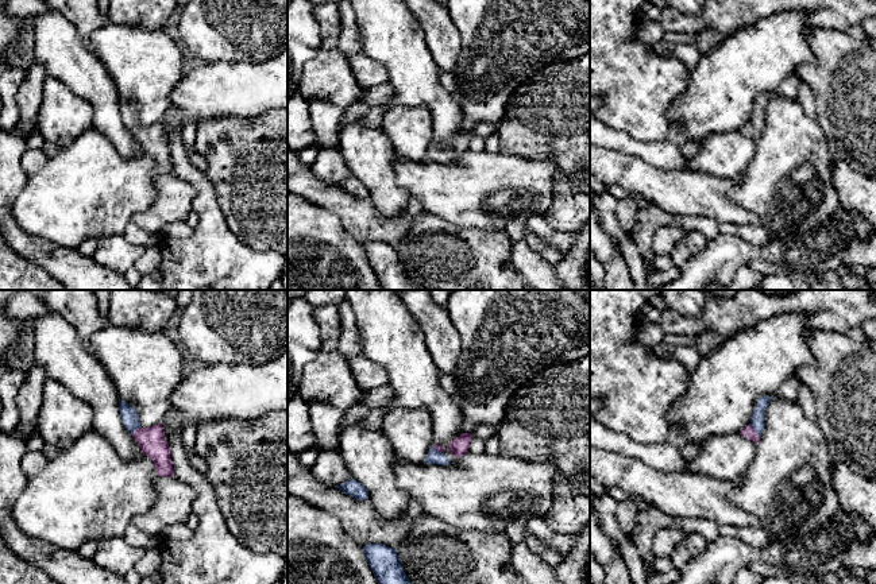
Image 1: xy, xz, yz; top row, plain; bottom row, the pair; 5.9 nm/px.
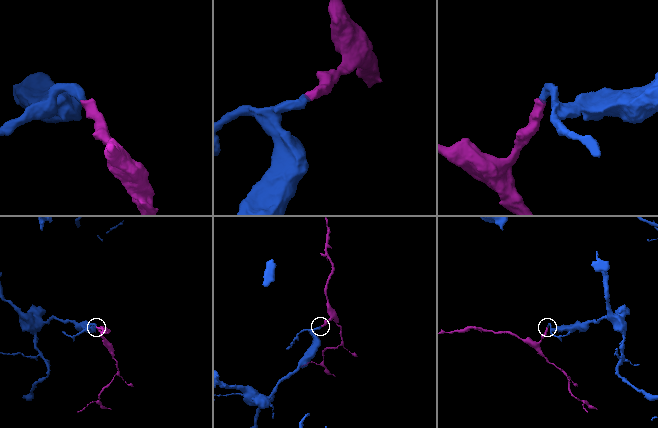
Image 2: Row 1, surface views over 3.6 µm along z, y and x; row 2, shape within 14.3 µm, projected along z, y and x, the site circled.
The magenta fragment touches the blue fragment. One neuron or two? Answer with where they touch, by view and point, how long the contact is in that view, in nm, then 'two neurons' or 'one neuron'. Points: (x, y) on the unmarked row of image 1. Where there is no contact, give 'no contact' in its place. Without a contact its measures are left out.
yz (753, 128) | 100 nm | one neuron

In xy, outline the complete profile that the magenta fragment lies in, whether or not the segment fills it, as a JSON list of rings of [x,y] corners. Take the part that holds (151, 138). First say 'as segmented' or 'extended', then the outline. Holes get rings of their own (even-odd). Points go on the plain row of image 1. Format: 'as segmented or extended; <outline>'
extended; [[[119,96],[120,113],[124,125],[132,132],[142,150],[155,162],[157,174],[174,174],[174,166],[170,156],[170,144],[166,139],[162,121],[143,125],[138,109]]]

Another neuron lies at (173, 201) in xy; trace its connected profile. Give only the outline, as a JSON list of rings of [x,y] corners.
[[[155,174],[154,187],[157,194],[153,204],[131,218],[147,233],[162,231],[171,223],[185,221],[197,196],[192,183],[171,174]]]

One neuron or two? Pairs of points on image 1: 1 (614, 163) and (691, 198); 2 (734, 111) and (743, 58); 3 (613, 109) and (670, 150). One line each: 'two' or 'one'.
1: one
2: one
3: two

